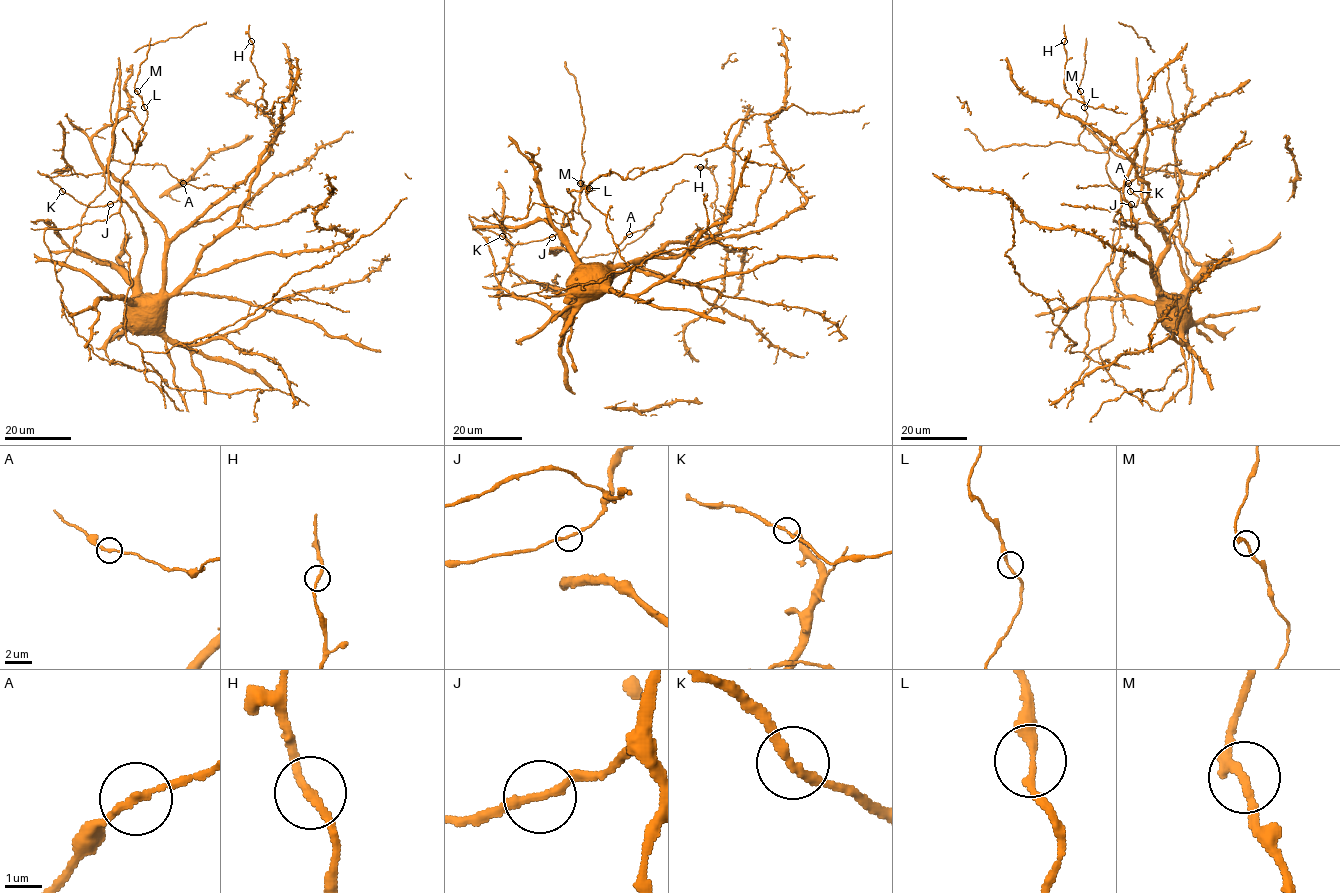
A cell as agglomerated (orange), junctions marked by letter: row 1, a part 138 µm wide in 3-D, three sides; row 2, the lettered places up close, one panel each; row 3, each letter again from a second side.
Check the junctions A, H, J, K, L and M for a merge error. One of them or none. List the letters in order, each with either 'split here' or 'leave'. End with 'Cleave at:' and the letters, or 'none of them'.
A: leave
H: leave
J: leave
K: leave
L: leave
M: leave
Cleave at: none of them

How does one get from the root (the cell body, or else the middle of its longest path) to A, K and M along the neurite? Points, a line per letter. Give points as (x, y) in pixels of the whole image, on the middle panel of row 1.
A: (607, 273), (609, 265), (610, 277), (600, 286), (548, 284), (590, 286), (609, 271), (629, 234)
K: (607, 273), (582, 294), (585, 268), (550, 250), (575, 252), (586, 237), (575, 210), (543, 239), (502, 236)
M: (607, 273), (582, 294), (585, 268), (550, 250), (575, 252), (586, 237), (581, 182), (591, 189), (581, 183)

